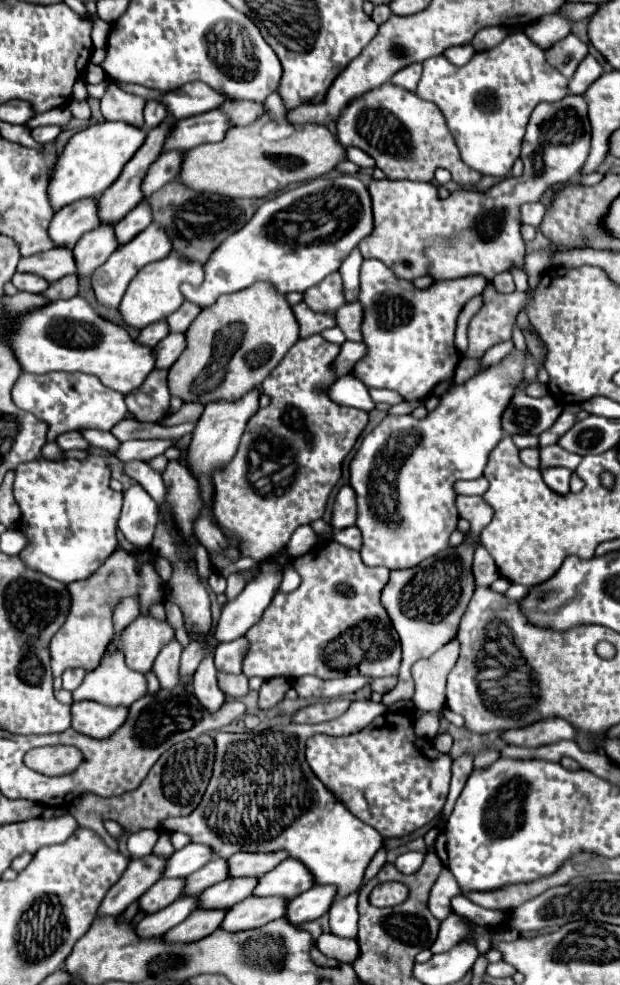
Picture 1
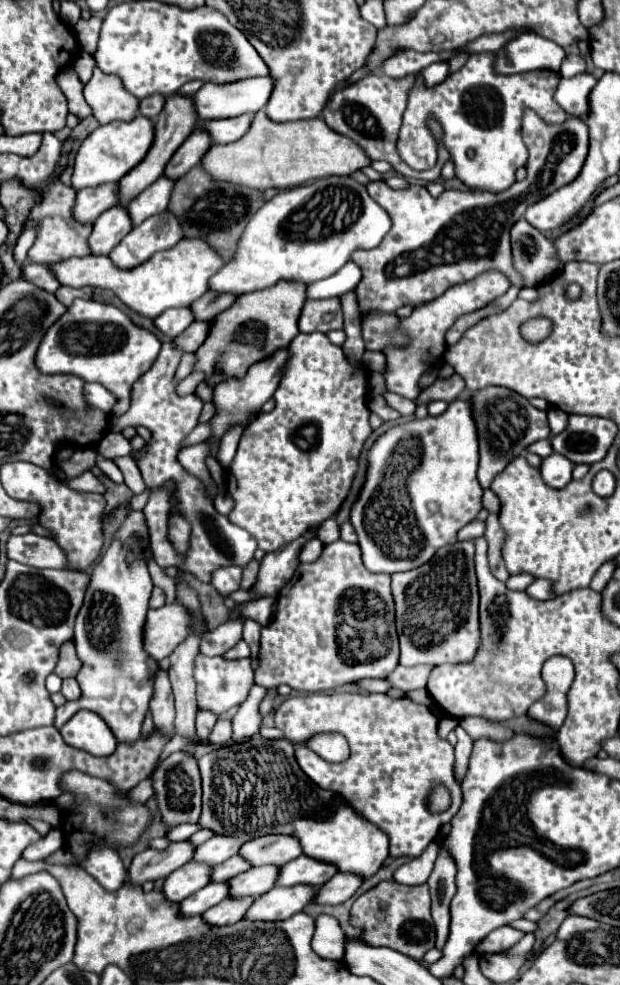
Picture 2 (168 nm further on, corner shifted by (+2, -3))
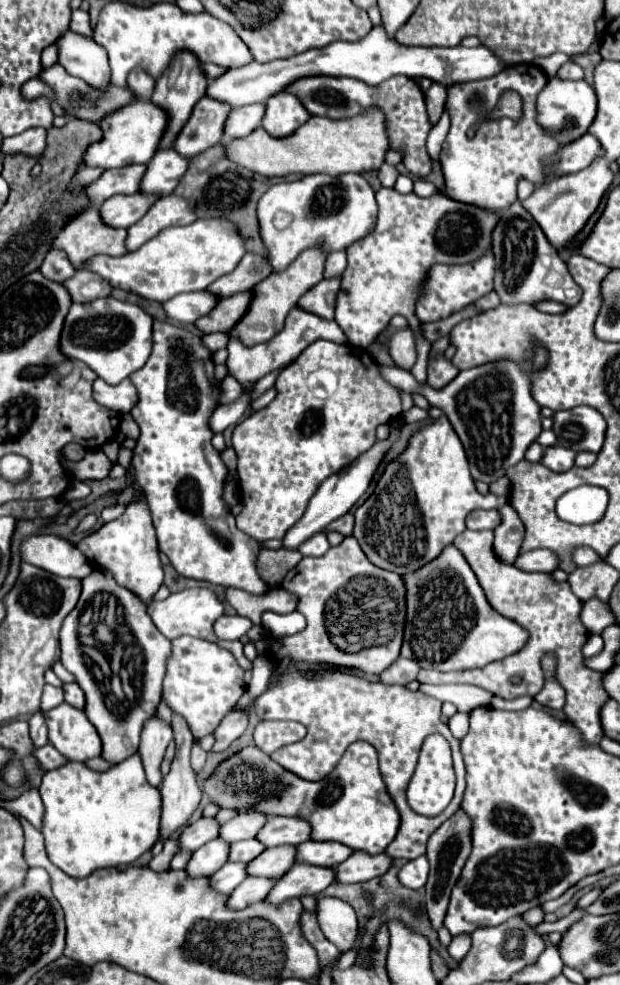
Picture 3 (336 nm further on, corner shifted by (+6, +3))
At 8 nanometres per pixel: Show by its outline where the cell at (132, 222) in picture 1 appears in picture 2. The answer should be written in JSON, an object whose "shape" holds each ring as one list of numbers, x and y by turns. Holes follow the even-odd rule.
{"shape":[[161,175,155,183,151,183,147,189,143,189,135,199,131,199,127,205,127,211,133,219,133,225,139,225,147,217,165,211,169,199,171,199,173,185,175,185,173,179]]}

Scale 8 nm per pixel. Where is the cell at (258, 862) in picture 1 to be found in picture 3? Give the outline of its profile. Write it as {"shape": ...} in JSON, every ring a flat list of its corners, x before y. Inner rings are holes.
{"shape":[[269,817,263,829,257,833,257,841,261,841,267,849,277,845,293,845,307,841,311,833,309,823,299,817]]}

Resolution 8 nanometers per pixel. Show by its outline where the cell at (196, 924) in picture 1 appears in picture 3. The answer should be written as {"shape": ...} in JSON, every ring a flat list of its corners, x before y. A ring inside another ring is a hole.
{"shape":[[247,877,227,899,227,909,245,909,253,903,259,903,265,899,269,889,273,887,271,879,265,877]]}

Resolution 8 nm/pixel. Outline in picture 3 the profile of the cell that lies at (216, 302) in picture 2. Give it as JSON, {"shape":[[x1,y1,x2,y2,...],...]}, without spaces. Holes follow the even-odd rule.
{"shape":[[247,253,231,273,219,277,219,281,215,281,211,285,211,289,207,289,207,291,219,299,225,299,235,293,251,291,269,273,271,273,271,267,267,265,267,259,263,255]]}

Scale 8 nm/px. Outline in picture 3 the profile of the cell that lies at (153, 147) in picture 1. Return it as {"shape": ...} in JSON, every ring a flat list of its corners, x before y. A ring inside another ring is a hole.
{"shape":[[177,53,171,67,163,73,163,77,157,79,157,85,155,85,155,91,153,91,153,97,151,101,161,107,163,111,167,111,167,117,169,117,169,125,161,137,161,143,159,143,159,149,167,149,173,145,173,141,177,139,179,131,183,129,183,125,187,123,195,103,205,95,205,89,207,89,207,79,197,63,197,59,193,57,193,53]]}

